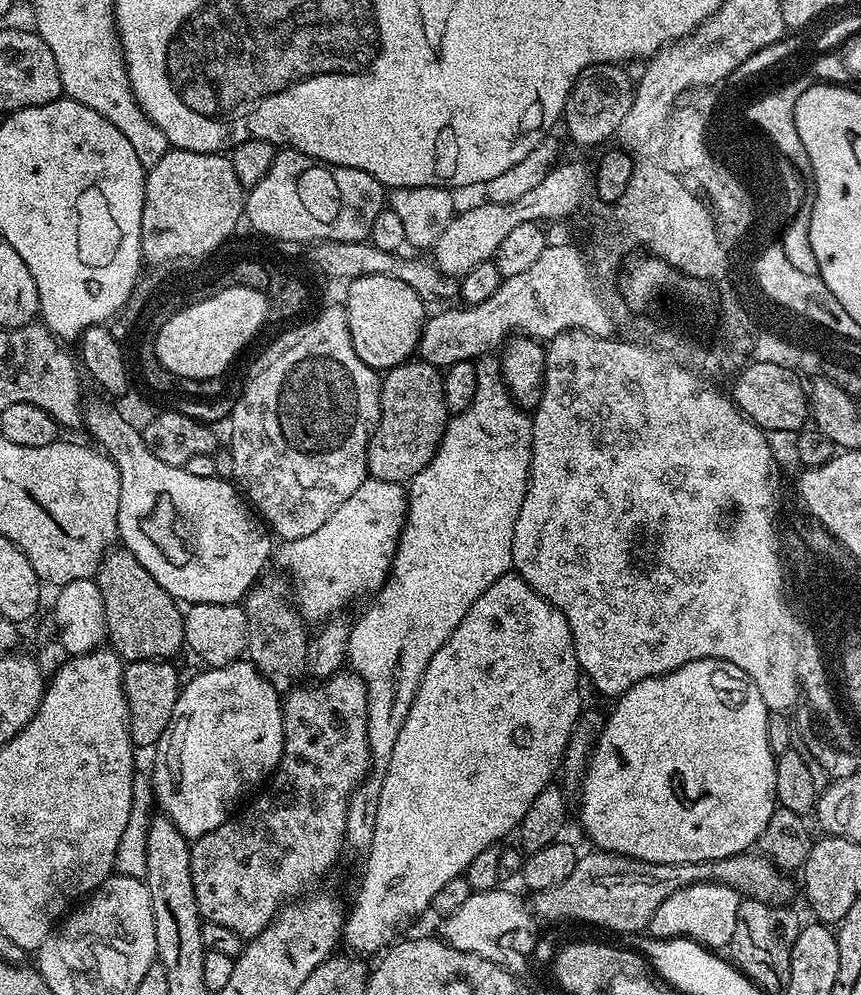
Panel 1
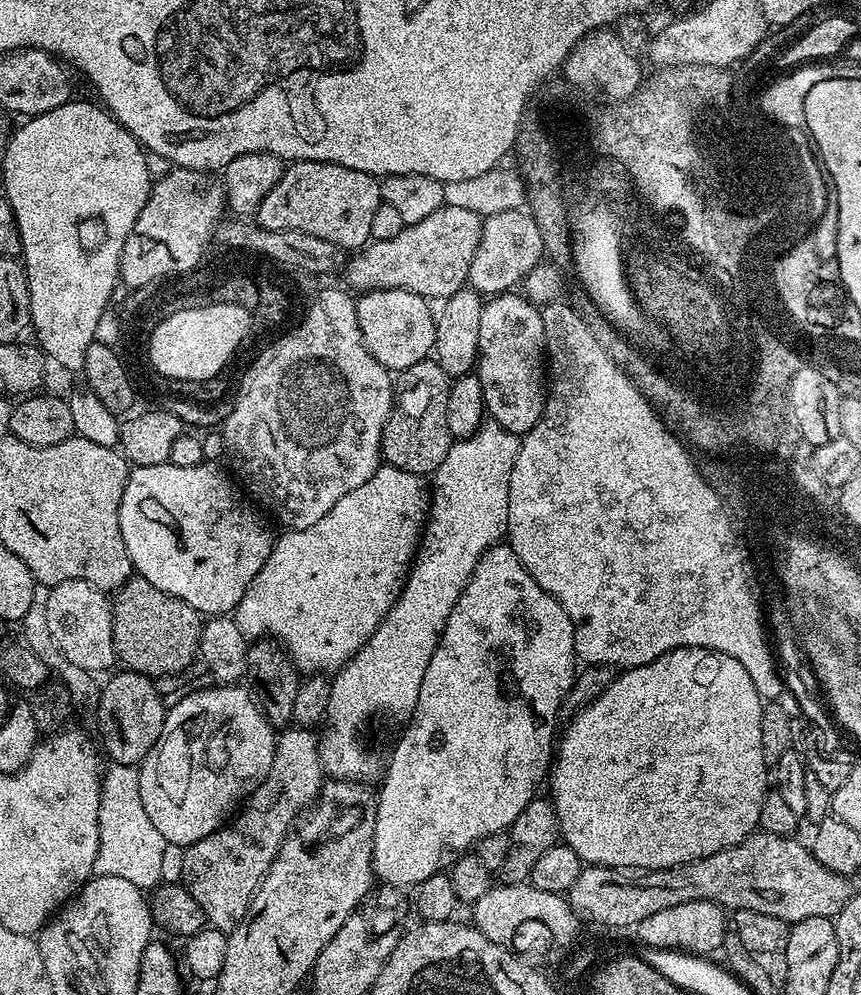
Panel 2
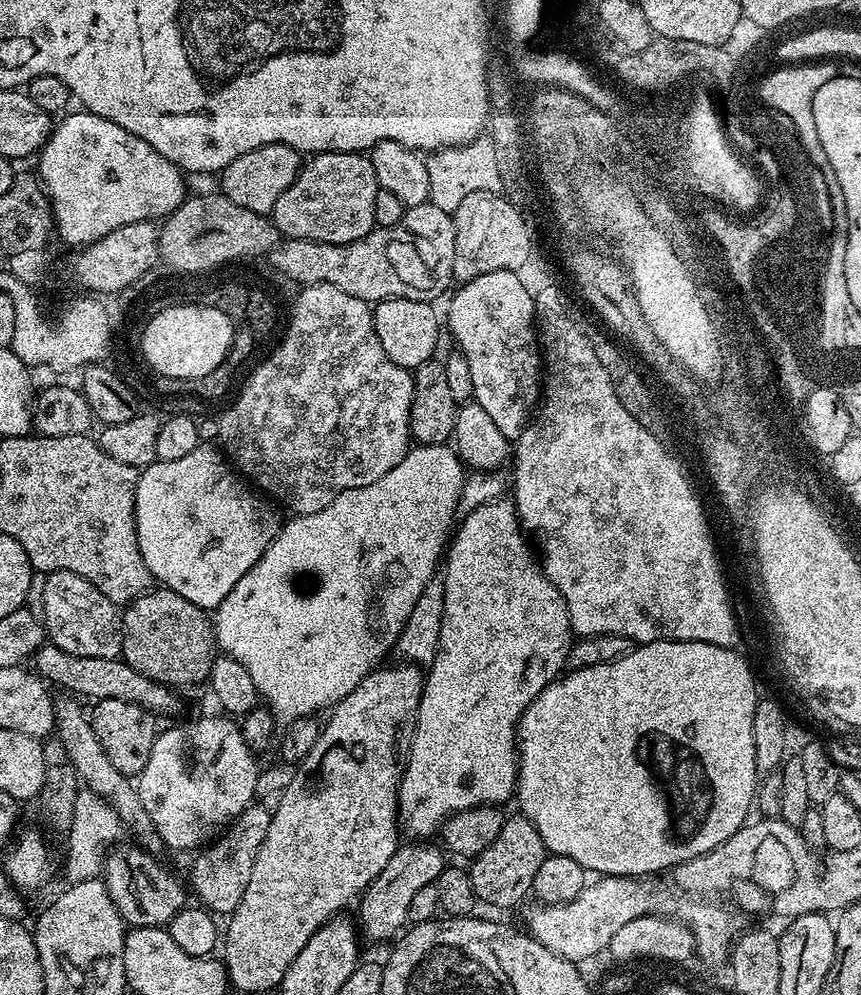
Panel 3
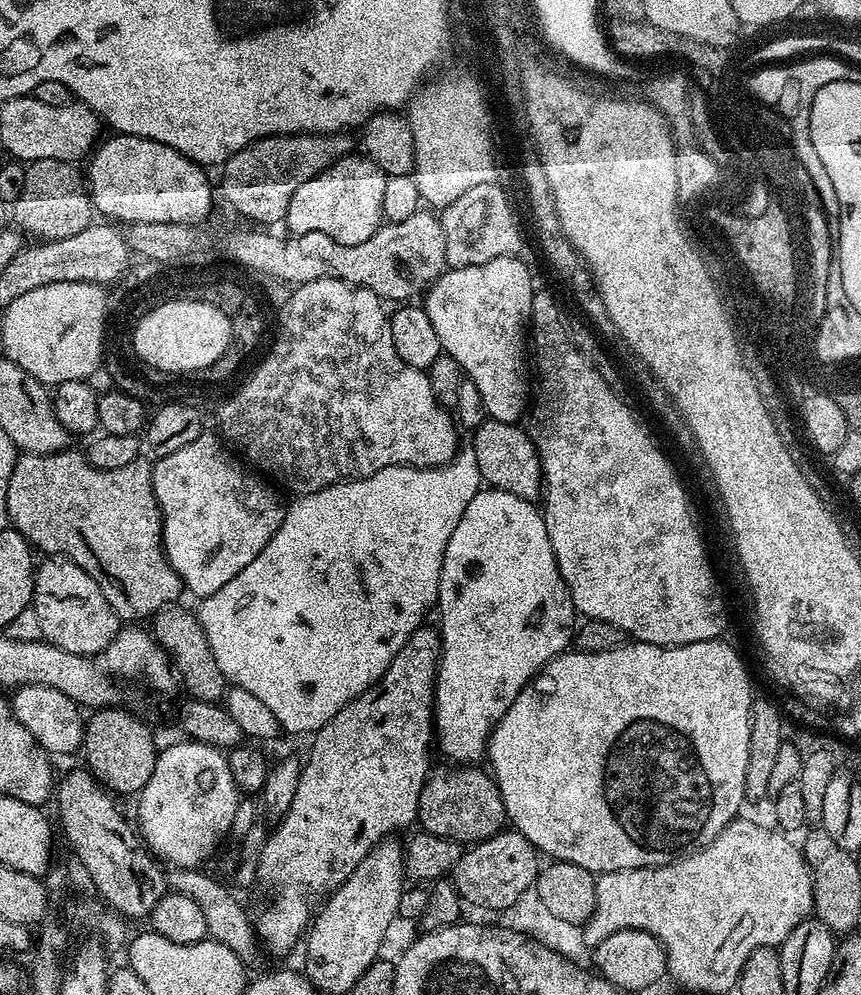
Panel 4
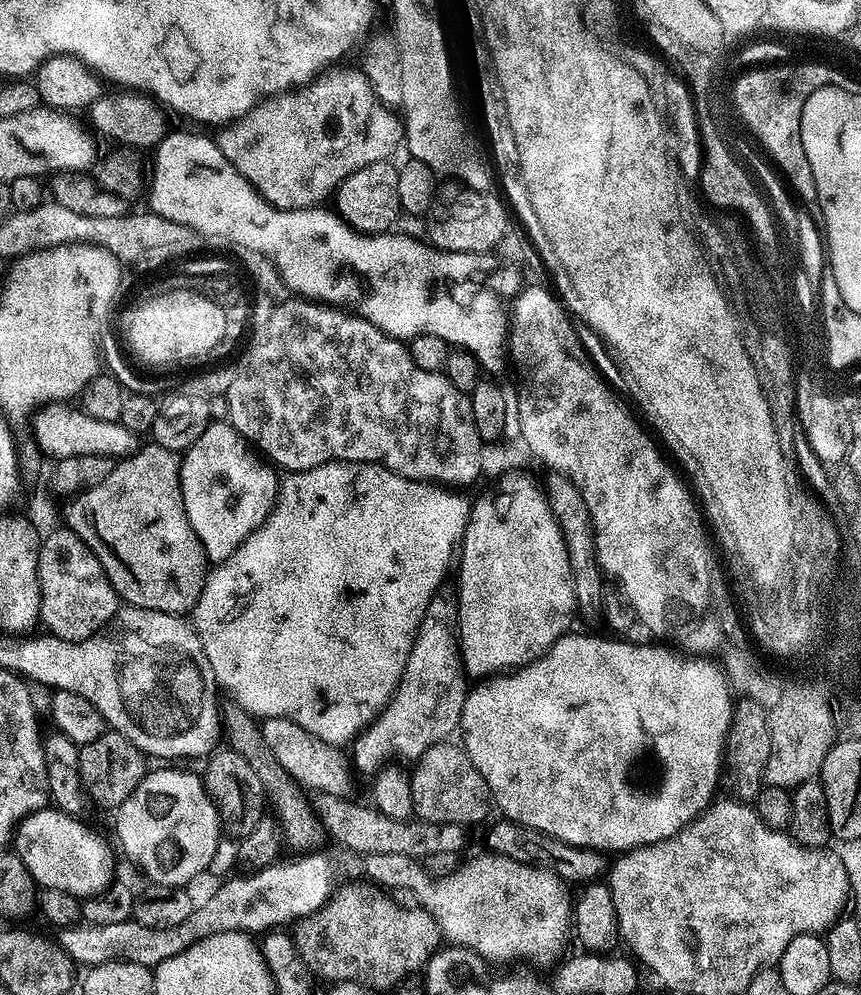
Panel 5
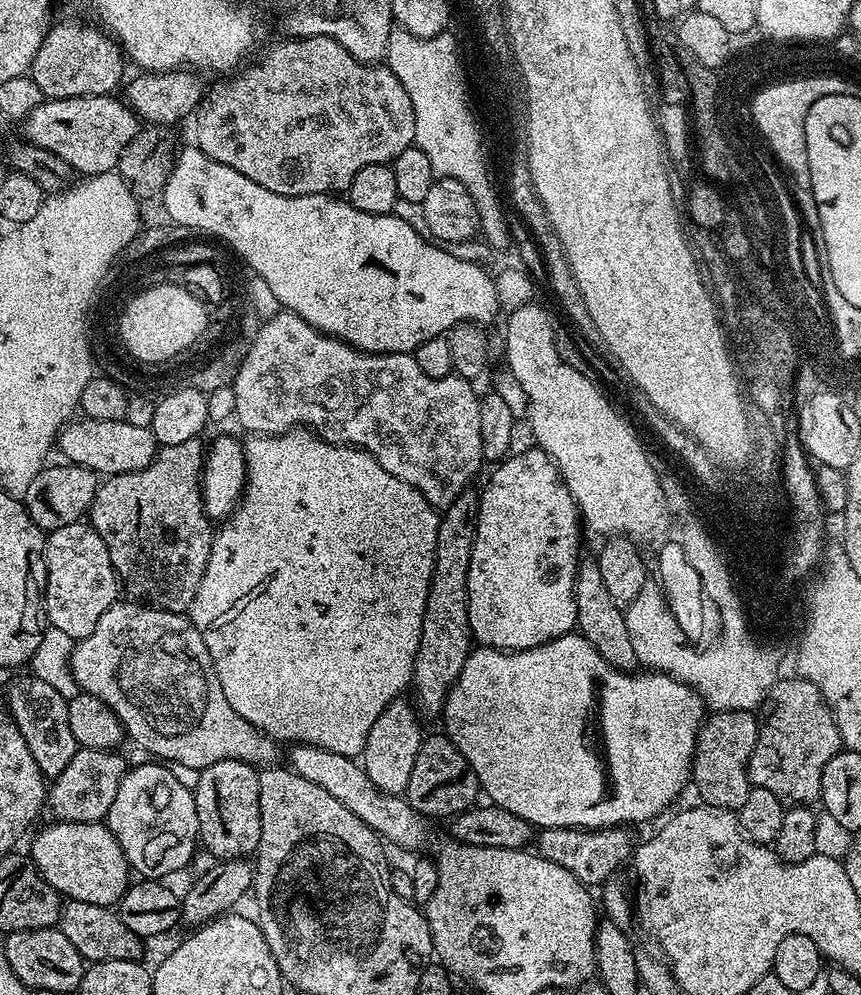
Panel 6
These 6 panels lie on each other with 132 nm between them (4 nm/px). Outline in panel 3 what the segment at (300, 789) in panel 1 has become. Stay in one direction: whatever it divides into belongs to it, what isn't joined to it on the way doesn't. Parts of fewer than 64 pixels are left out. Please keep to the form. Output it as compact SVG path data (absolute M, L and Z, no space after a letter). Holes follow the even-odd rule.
M253 802L228 825L223 834L217 835L207 847L195 853L192 888L200 899L197 901L209 912L230 914L242 902L242 894L246 894L246 886L250 883L250 870L254 870L254 858L258 858L262 838L266 838L266 830L270 830L271 817L269 809L264 809L259 802Z

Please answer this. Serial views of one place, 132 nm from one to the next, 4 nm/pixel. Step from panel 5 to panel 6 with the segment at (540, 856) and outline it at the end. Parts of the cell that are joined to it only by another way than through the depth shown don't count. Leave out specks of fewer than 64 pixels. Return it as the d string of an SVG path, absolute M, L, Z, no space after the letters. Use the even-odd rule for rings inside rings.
M628 826L618 828L542 828L535 833L534 848L539 856L550 862L558 862L581 880L585 886L603 885L610 880L618 868L631 861L632 853L638 843L633 829Z

